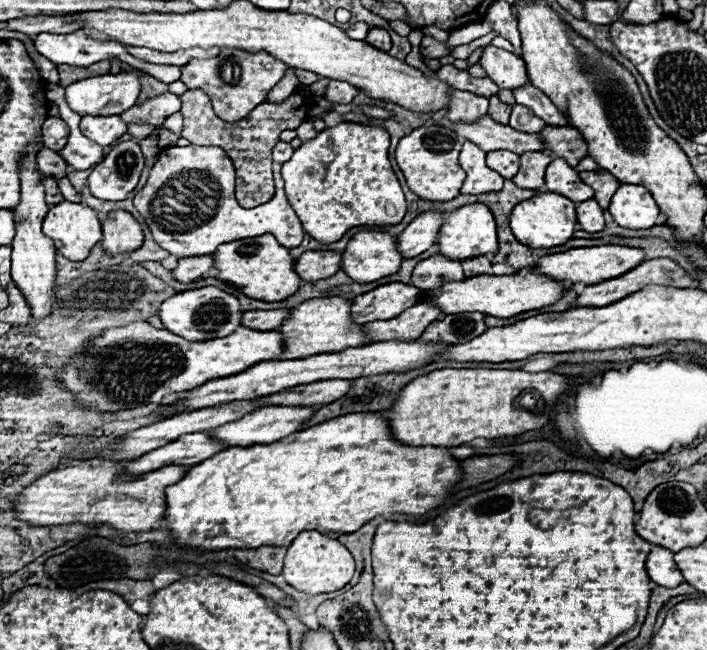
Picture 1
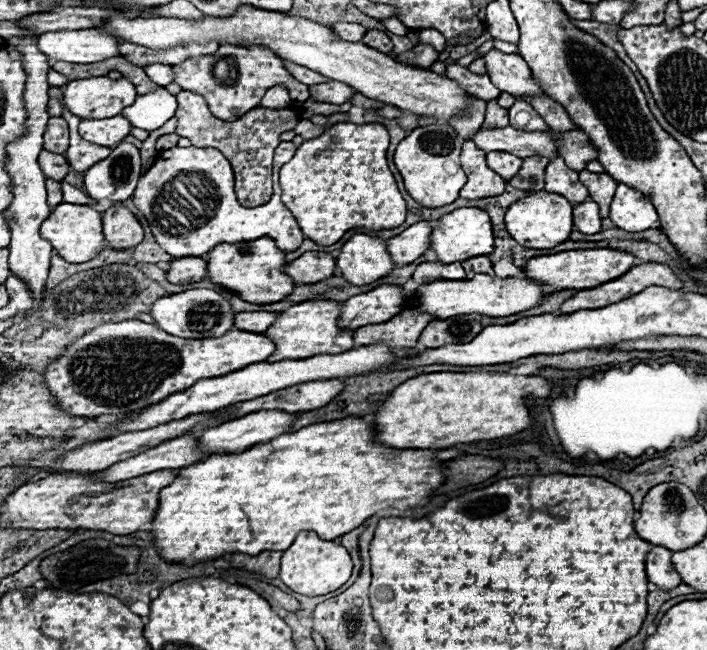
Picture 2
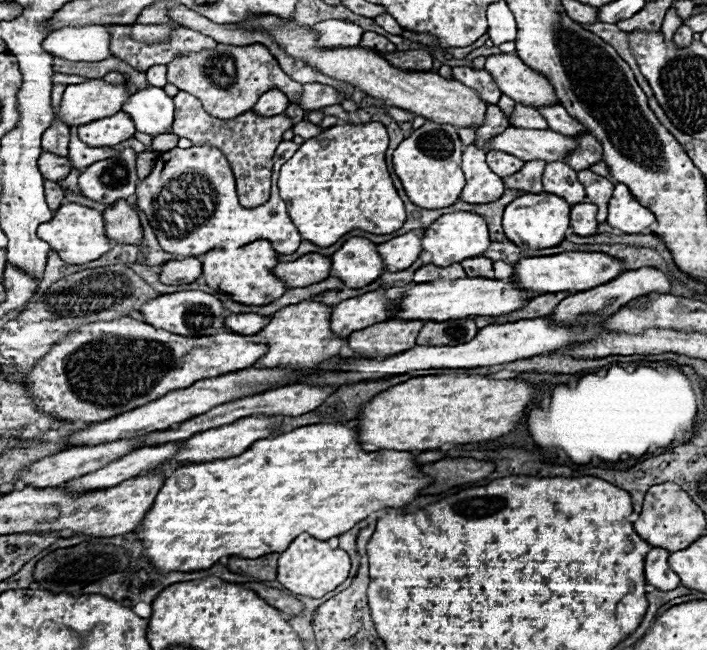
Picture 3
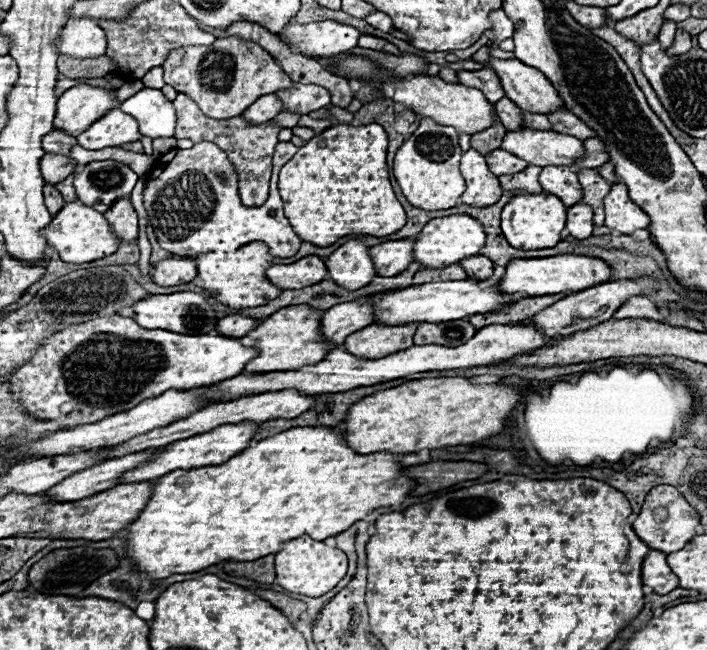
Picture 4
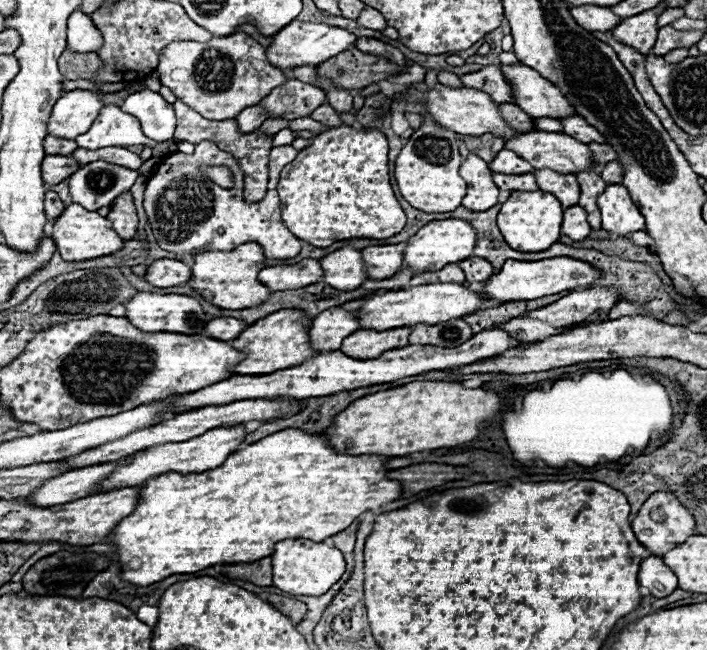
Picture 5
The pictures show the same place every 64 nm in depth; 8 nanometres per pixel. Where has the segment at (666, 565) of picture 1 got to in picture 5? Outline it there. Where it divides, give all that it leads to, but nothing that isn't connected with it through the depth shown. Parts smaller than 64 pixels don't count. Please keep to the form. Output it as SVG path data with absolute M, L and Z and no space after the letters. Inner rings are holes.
M648 556L642 560L638 580L656 598L664 598L678 588L678 578L660 556Z

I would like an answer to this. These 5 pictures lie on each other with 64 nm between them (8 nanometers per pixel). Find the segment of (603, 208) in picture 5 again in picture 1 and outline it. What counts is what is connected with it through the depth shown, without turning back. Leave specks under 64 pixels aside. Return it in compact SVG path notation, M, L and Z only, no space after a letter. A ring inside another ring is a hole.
M620 184L610 202L610 212L618 226L632 230L646 230L656 226L660 214L652 194L638 184Z

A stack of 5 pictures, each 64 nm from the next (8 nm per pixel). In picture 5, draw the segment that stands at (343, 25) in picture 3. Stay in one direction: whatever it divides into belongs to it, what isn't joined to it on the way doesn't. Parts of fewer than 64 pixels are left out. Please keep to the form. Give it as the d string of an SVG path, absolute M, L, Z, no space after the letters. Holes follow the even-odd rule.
M292 20L284 30L274 34L274 40L272 40L270 48L266 48L266 52L268 52L270 64L276 64L276 68L280 68L282 72L288 74L288 70L292 66L320 64L320 62L324 62L324 60L344 52L354 42L356 42L356 36L350 30L328 26L328 24L314 24L314 22Z

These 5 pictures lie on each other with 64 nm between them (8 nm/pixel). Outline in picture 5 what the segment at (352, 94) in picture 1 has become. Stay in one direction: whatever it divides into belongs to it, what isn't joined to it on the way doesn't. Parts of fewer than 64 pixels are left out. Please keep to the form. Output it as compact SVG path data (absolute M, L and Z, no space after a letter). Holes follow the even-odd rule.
M292 78L288 84L274 88L264 98L264 106L268 108L270 118L282 116L288 120L310 116L322 104L326 104L326 92L322 88Z

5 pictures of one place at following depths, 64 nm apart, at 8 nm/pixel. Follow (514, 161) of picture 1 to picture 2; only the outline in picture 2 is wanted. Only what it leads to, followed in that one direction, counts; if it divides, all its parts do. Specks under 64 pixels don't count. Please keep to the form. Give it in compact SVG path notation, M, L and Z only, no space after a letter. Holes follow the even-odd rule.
M490 152L488 156L488 166L500 174L504 180L510 180L512 176L516 176L516 172L522 166L522 158L510 154L510 152Z

